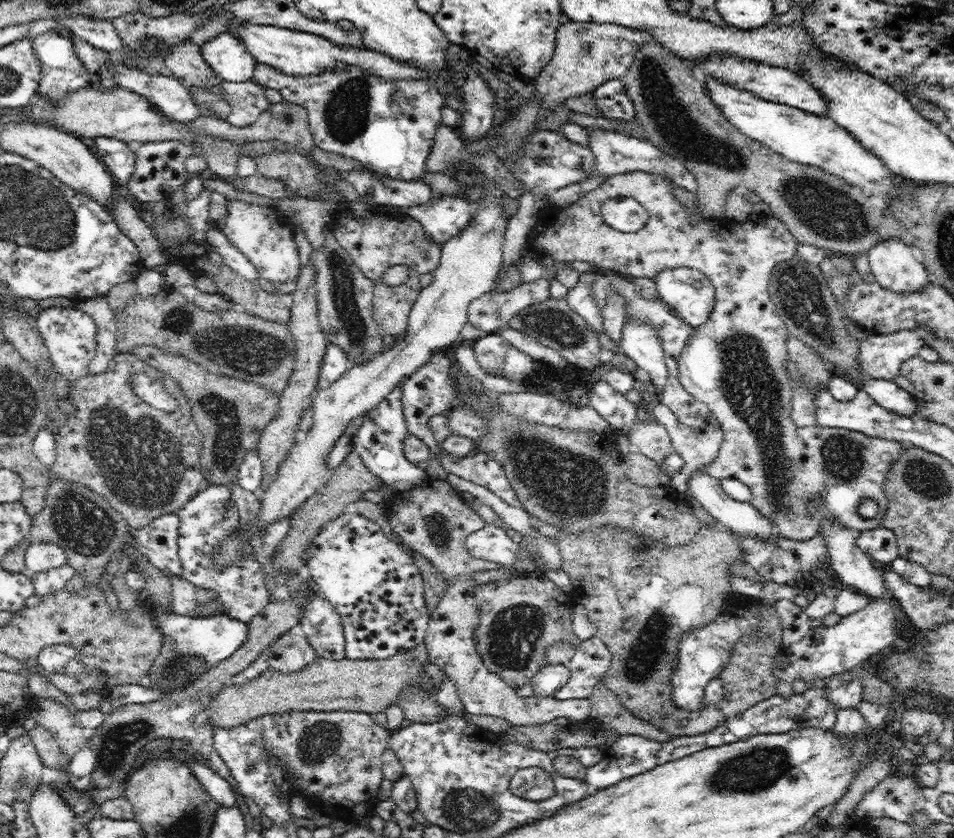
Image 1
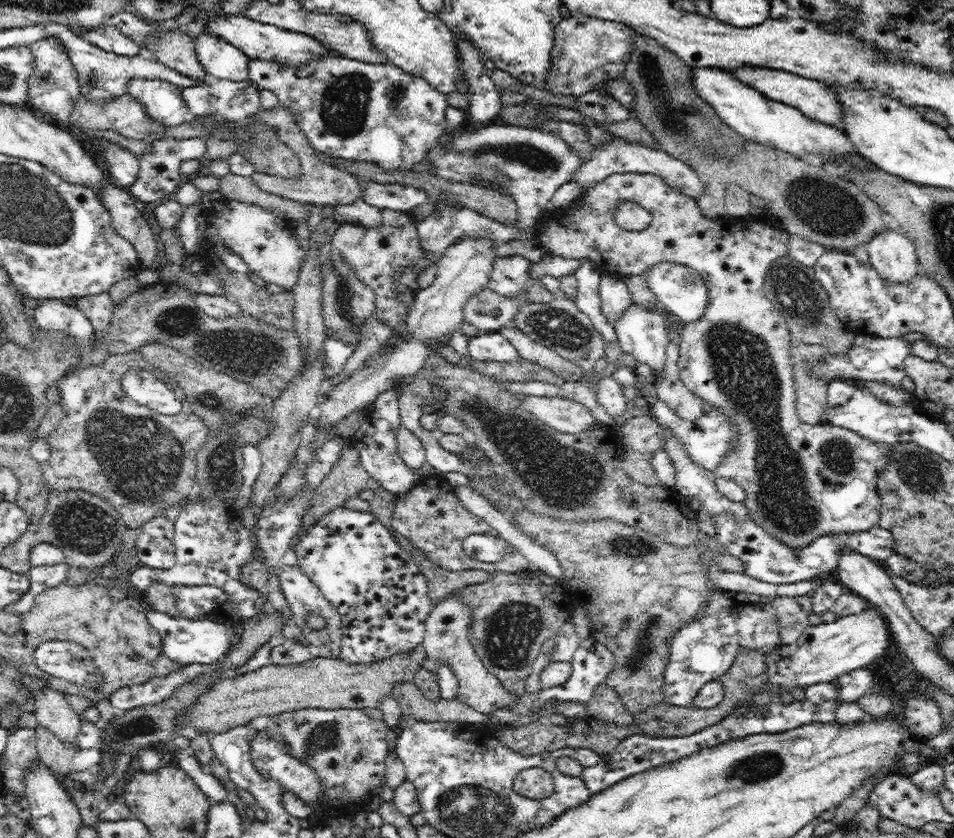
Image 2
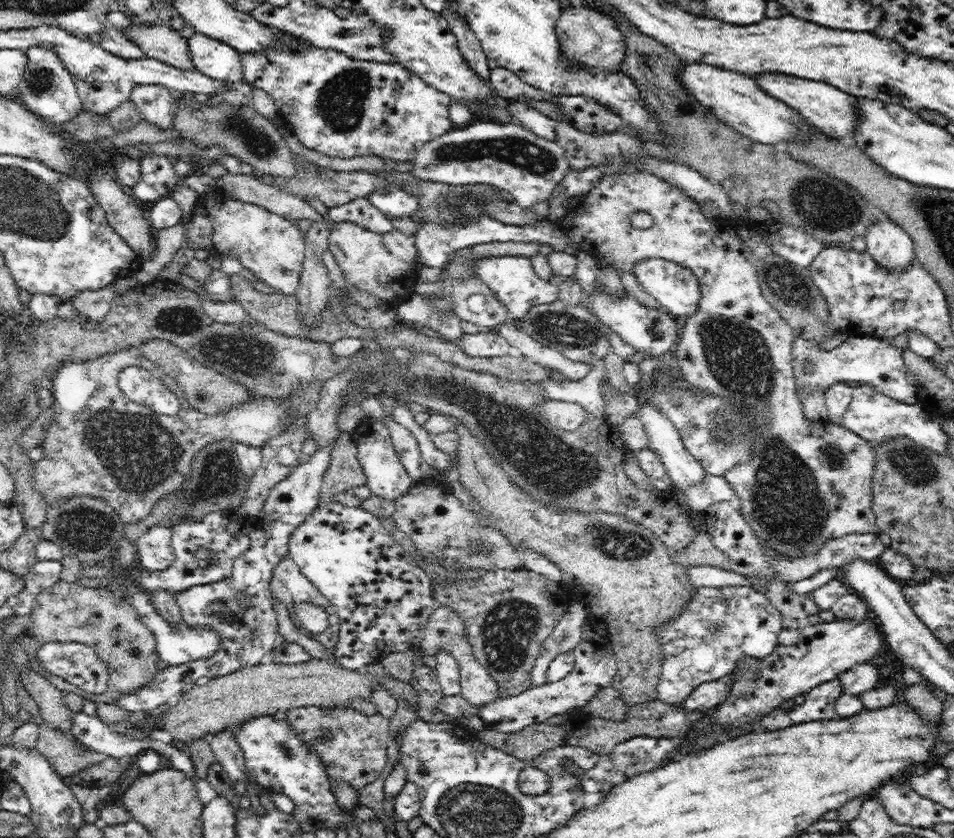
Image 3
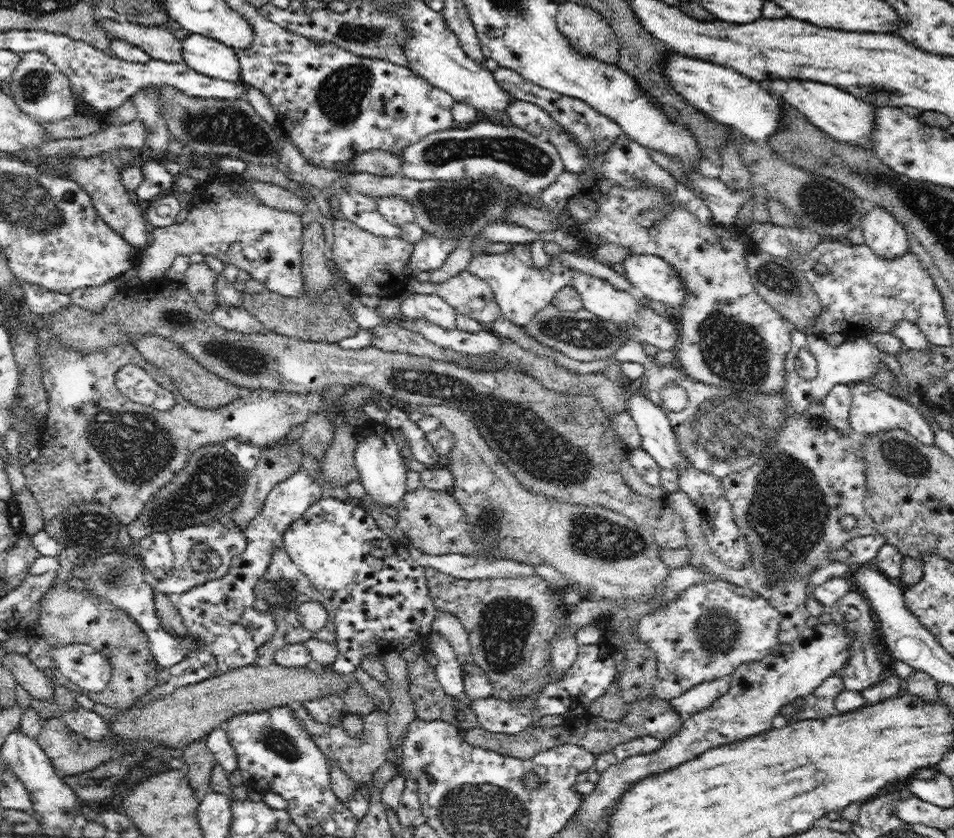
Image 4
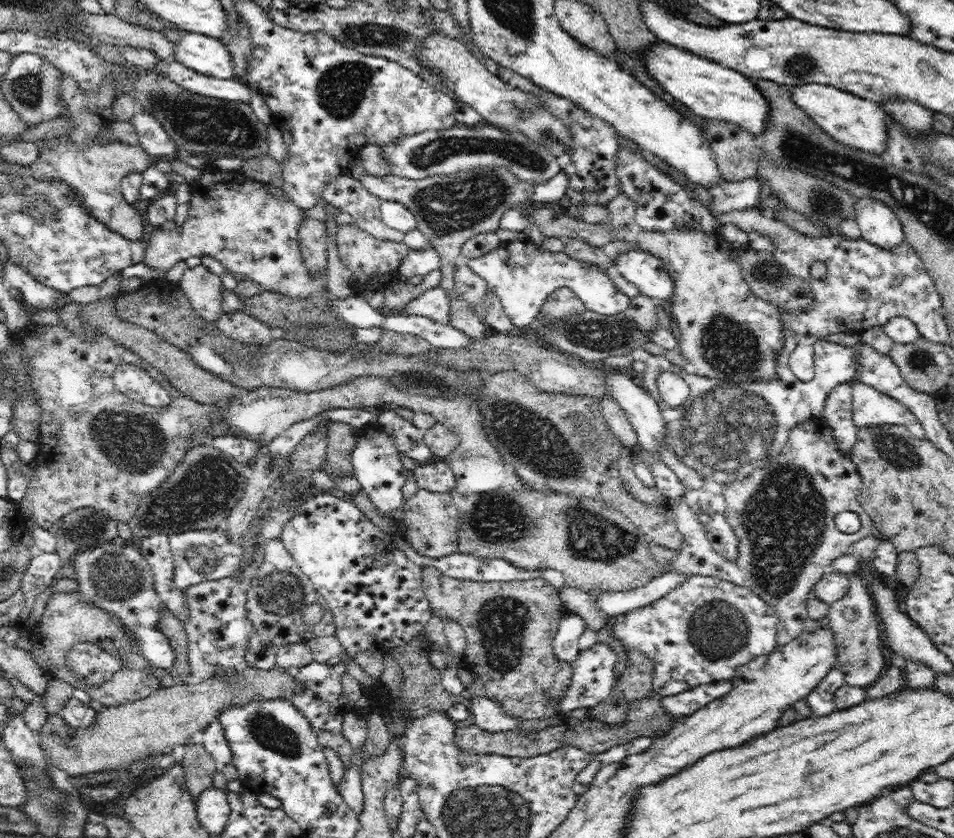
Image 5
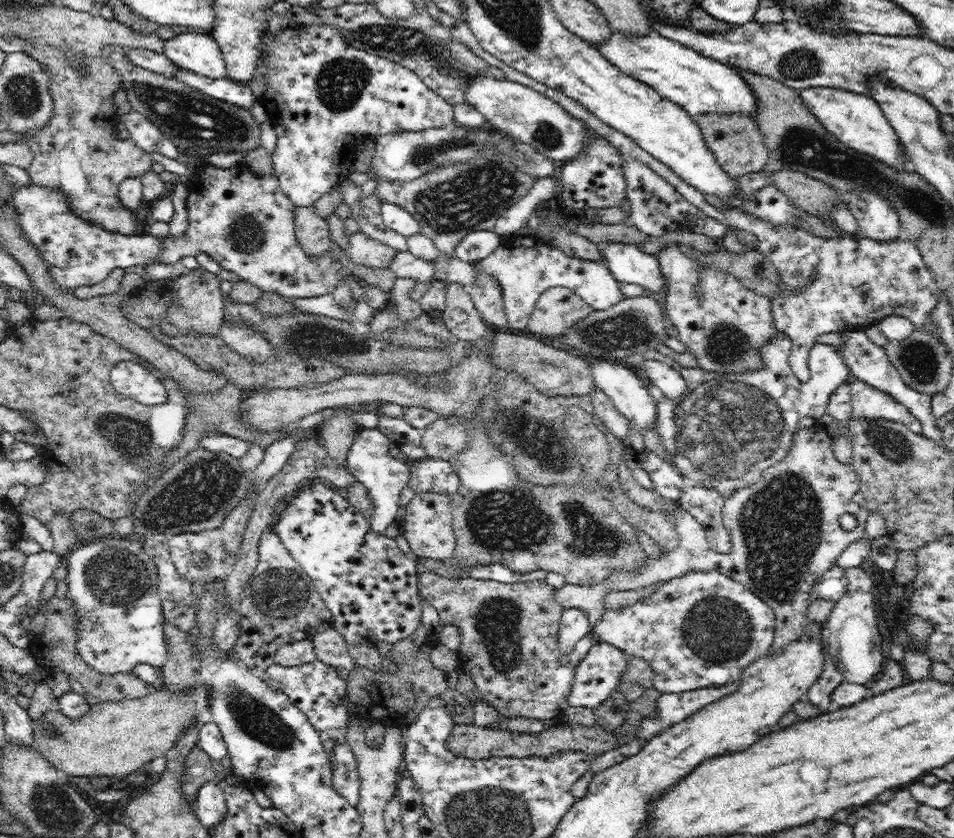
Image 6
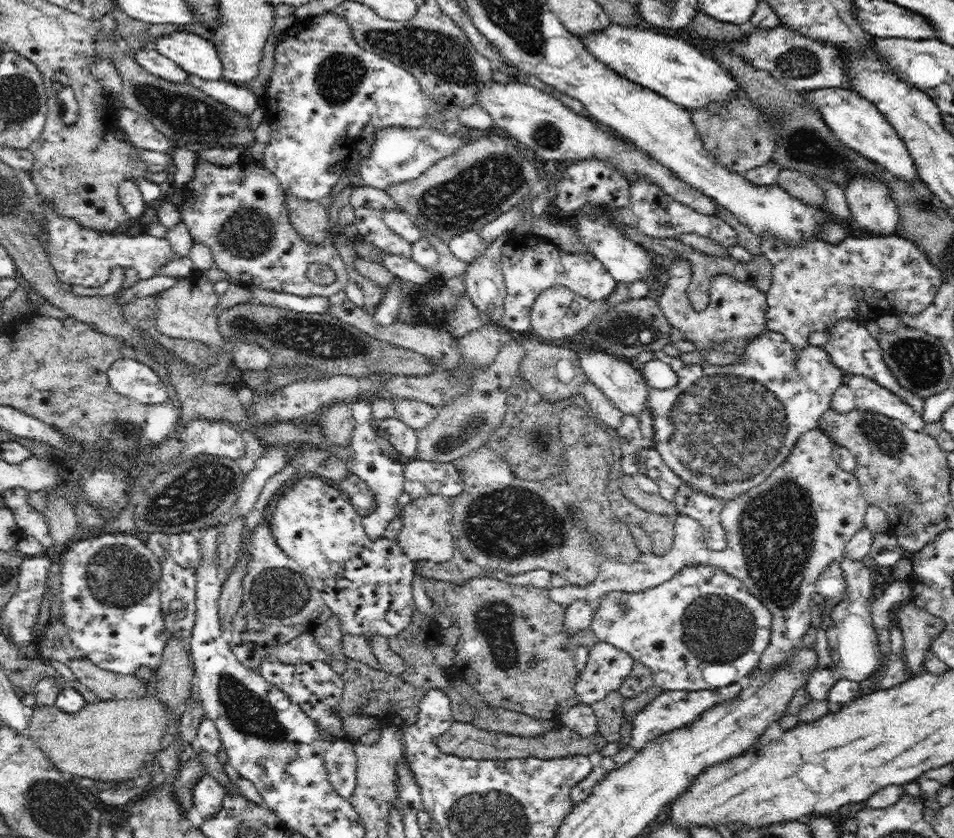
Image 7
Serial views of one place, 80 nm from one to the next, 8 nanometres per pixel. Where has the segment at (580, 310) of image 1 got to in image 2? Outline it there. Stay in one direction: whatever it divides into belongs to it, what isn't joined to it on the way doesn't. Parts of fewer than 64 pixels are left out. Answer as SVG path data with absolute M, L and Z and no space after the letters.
M581 259L580 267L574 273L575 278L578 280L578 292L574 303L581 312L589 316L594 328L602 333L605 342L612 343L617 341L617 334L614 327L607 321L607 318L601 314L601 297L600 280L604 269L601 265L590 261L590 259Z

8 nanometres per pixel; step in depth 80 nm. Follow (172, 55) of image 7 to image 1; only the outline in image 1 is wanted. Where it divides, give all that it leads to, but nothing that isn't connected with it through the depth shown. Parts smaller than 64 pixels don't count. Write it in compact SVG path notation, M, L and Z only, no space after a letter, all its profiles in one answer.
M228 33L220 34L211 42L204 42L200 50L212 73L228 82L252 81L256 59L244 43Z

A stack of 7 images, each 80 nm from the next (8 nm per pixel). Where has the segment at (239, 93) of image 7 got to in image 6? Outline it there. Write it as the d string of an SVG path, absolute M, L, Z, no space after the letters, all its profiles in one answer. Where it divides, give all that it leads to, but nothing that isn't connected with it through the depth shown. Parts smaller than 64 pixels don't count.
M184 68L178 69L178 72L177 76L182 82L218 100L225 100L246 108L251 108L256 100L248 83L233 81L226 76L220 79L212 79L212 77L198 75L198 73Z

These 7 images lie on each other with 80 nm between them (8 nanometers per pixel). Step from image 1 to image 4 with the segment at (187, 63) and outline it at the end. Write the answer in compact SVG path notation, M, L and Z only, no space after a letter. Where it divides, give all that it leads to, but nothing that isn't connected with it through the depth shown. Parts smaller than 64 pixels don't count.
M98 18L99 28L107 38L116 38L135 44L147 52L154 60L164 62L183 62L182 42L174 34L168 32L166 26L144 26L128 20L114 18Z

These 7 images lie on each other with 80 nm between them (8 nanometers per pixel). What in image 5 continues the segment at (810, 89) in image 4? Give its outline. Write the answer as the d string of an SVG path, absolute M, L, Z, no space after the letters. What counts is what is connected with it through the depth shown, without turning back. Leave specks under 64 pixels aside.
M799 84L788 89L792 100L834 139L845 145L885 156L888 138L887 114L882 105L825 84Z

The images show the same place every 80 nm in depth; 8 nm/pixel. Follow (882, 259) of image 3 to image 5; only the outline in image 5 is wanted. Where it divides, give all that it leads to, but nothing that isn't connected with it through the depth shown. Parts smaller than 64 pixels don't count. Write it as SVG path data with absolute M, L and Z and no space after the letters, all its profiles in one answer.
M862 196L857 198L854 209L864 241L880 248L898 248L903 244L906 237L901 222L886 203Z

